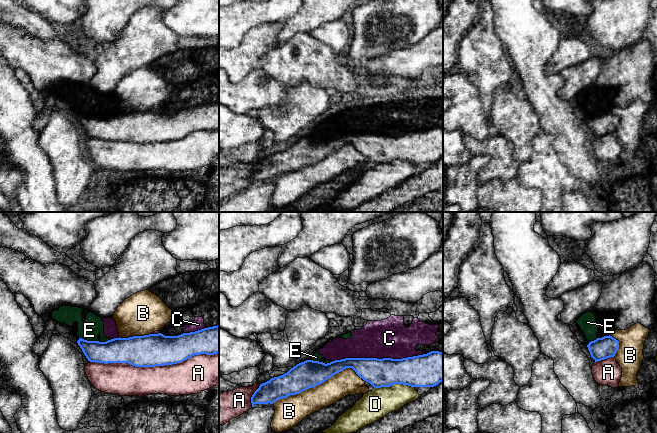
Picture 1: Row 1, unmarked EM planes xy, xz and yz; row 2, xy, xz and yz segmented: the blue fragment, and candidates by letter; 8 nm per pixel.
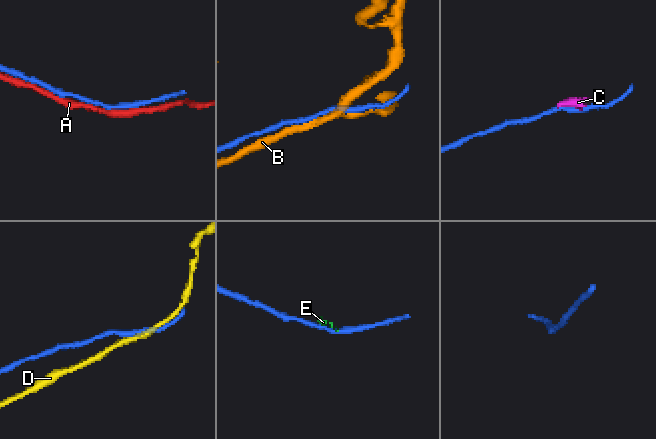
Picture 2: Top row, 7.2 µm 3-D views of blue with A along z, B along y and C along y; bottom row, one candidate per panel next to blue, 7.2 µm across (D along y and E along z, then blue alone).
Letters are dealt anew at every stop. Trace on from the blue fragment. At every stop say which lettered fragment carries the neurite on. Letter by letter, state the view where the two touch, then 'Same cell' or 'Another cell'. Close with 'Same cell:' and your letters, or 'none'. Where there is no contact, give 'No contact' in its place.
A: Touches blue in xy. Another cell
B: Touches blue in xz. Another cell
C: Touches blue in xz. Another cell
D: Touches blue in xz. Another cell
E: Touches blue in xy. Another cell
Same cell: none

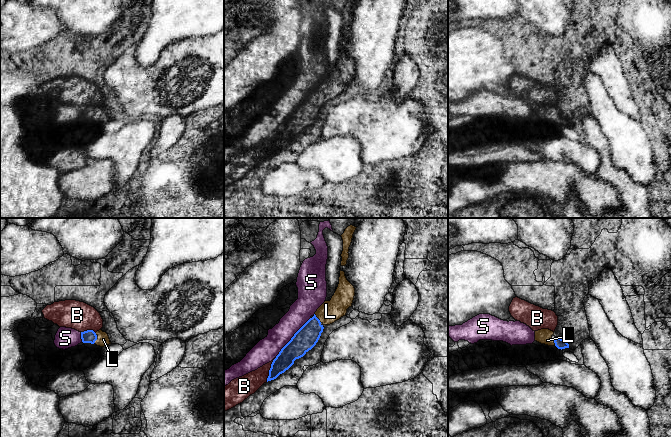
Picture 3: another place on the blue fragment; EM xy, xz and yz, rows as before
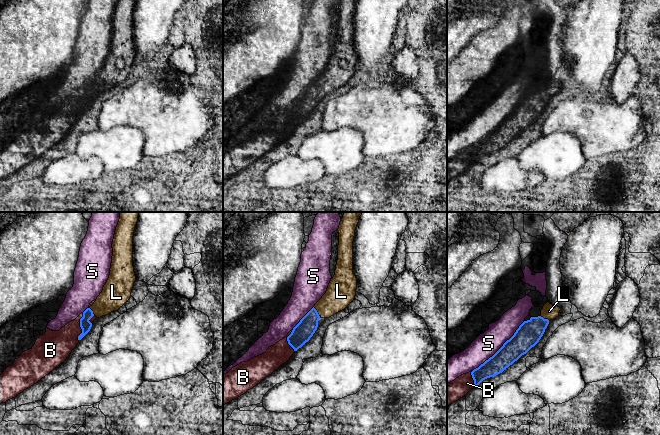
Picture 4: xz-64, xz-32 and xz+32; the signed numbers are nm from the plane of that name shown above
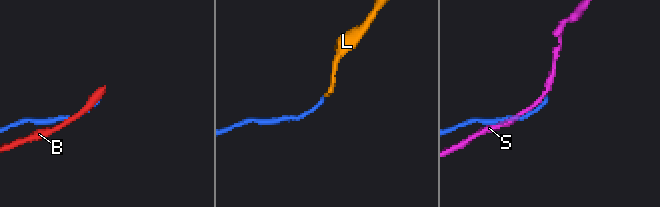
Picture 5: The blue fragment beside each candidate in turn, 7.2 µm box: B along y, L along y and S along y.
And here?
B: Touches blue in xz. Another cell
L: Touches blue in xz. Same cell
S: Touches blue in xz. Another cell
Same cell: L

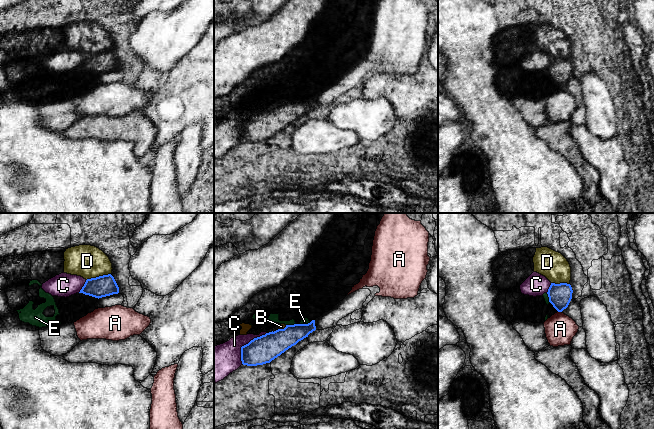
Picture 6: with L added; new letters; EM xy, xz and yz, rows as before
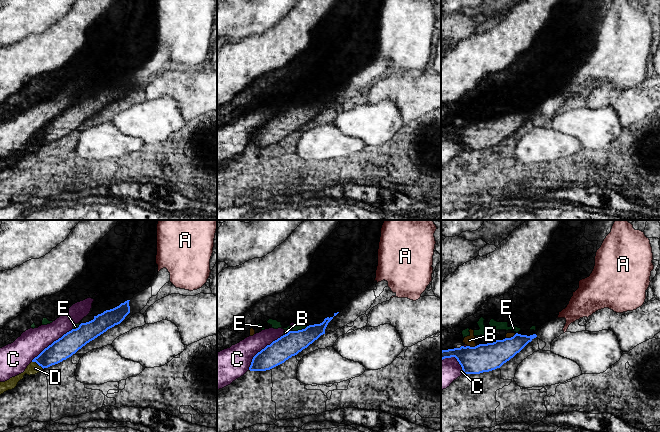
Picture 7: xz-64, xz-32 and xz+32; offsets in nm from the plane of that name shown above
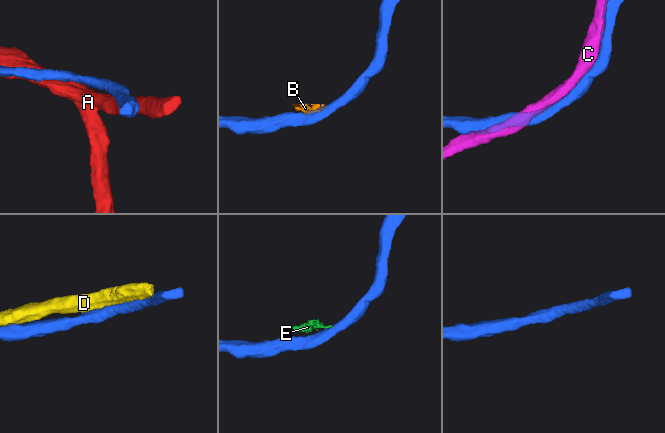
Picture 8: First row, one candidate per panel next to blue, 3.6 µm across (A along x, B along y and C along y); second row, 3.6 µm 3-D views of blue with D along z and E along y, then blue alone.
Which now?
A: Touches blue in yz. Another cell
B: Touches blue in xz. Another cell
C: Touches blue in xz. Another cell
D: Touches blue in xy. Another cell
E: Touches blue in xz. Another cell
Same cell: none

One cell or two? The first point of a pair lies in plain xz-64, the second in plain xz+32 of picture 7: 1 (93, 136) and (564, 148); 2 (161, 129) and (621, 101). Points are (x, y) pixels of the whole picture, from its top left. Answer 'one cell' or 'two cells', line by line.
1: one cell
2: two cells

